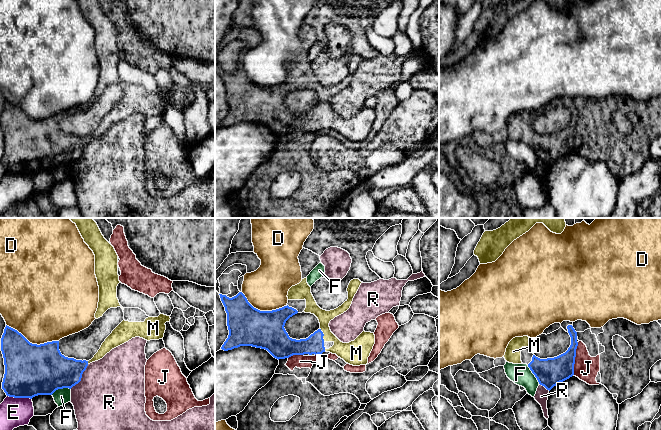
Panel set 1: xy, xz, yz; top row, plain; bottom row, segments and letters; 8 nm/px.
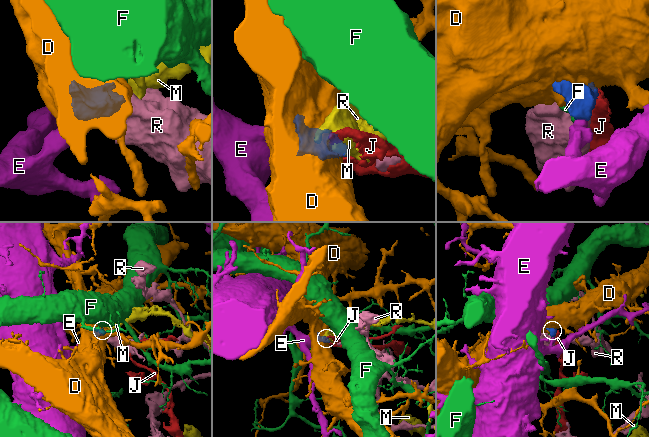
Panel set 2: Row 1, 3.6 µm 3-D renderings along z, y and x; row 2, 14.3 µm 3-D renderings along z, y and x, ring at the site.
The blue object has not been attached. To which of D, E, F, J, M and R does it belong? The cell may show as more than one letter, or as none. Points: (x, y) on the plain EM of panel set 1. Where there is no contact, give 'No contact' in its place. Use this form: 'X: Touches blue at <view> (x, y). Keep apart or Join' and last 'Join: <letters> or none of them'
D: Touches blue at xy (31, 119). Keep apart
E: Touches blue at xy (19, 173). Keep apart
F: Touches blue at xy (60, 164). Keep apart
J: Touches blue at yz (574, 134). Keep apart
M: Touches blue at xz (323, 111). Join
R: Touches blue at xy (81, 153). Keep apart
Join: M

